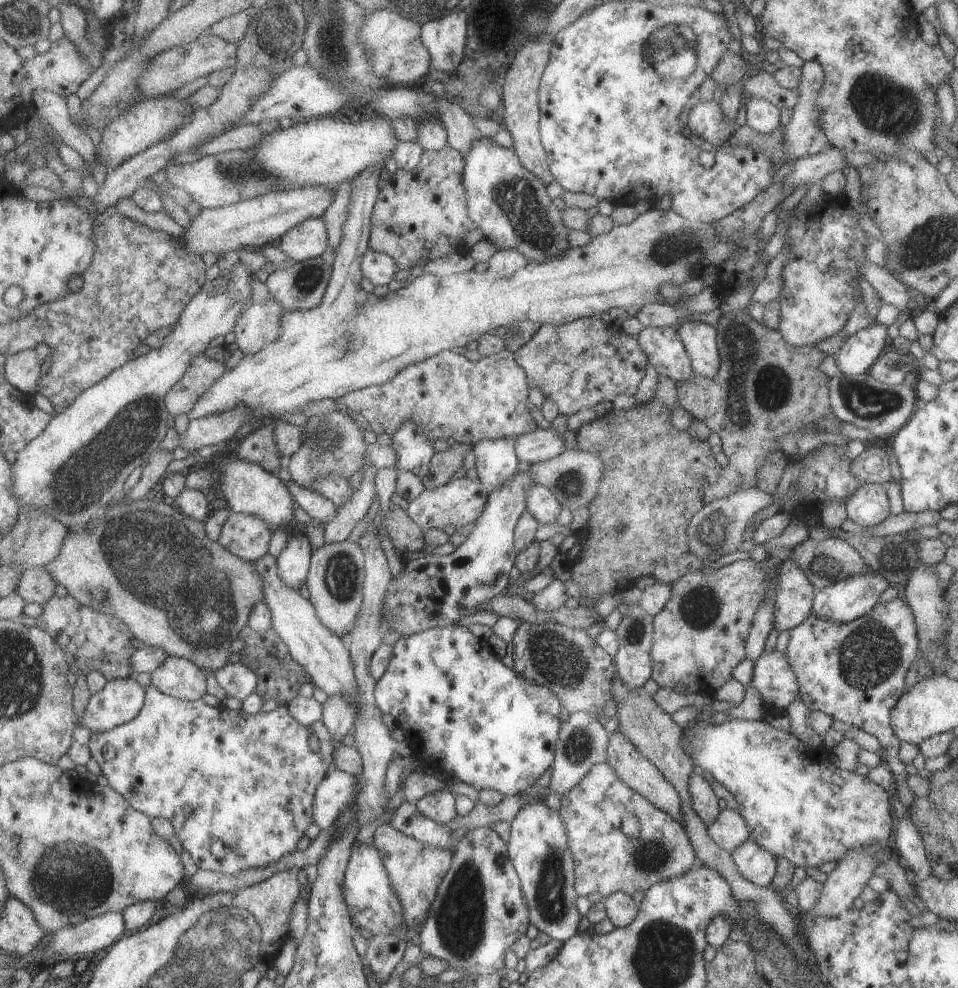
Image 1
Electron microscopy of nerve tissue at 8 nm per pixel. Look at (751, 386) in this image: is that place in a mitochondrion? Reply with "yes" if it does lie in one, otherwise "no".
yes

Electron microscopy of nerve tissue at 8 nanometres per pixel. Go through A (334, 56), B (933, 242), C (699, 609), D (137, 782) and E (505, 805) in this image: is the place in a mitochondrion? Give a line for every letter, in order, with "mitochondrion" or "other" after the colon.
A: mitochondrion
B: mitochondrion
C: mitochondrion
D: other
E: other

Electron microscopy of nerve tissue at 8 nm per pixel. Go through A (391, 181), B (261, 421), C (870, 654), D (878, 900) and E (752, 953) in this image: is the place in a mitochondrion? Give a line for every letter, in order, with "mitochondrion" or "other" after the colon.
A: other
B: other
C: mitochondrion
D: other
E: other

